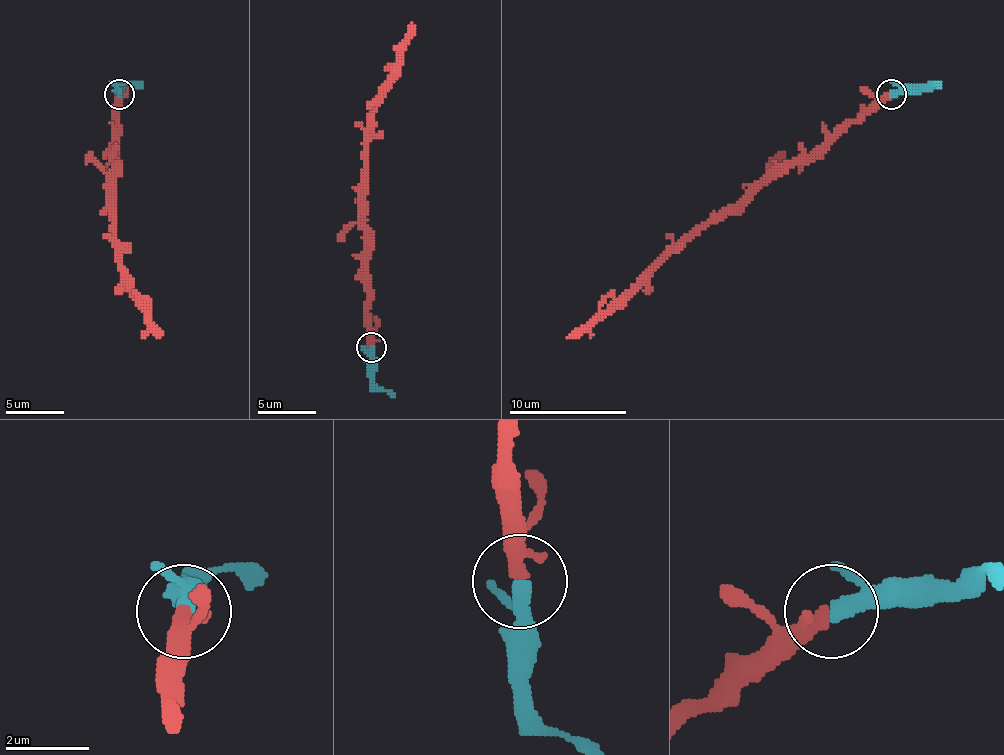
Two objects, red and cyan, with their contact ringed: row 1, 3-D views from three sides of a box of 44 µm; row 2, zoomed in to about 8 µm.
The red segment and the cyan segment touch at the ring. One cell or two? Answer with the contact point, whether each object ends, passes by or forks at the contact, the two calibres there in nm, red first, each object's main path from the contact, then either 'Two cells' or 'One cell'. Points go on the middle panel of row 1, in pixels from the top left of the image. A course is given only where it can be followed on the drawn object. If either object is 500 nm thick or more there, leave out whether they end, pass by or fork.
Place: (371, 347). At the ring red ends. At the ring cyan passes by. Thickness 420 nm (red) against 280 nm. Course of red: (370, 346), (364, 132), (379, 90), (412, 23). Course of cyan: (370, 346), (370, 376), (382, 390), (394, 396). One cell

